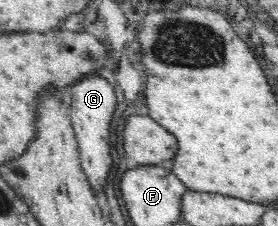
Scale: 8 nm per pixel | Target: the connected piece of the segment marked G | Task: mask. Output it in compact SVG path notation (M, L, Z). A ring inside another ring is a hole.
M88 74L84 76L78 84L74 84L70 88L70 104L69 110L71 125L75 134L77 142L77 148L79 151L79 158L88 182L92 185L92 189L98 198L104 201L104 184L106 184L106 178L110 174L110 166L112 166L112 156L110 154L110 122L112 120L112 114L116 110L116 90L112 88L112 84L109 84L108 80L104 76L99 74Z

